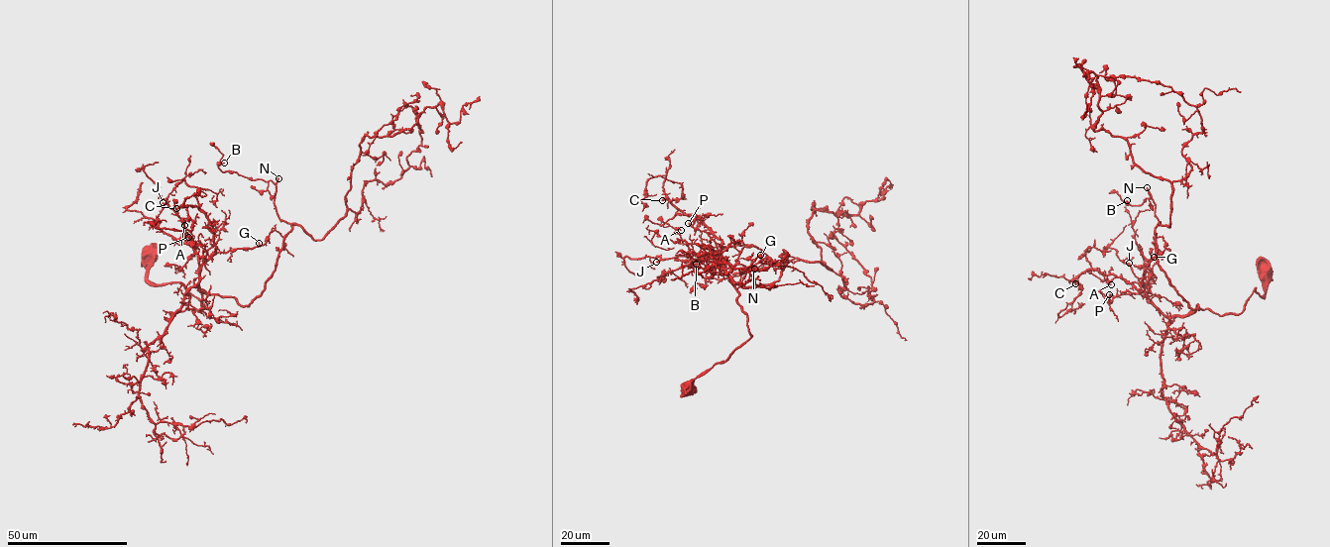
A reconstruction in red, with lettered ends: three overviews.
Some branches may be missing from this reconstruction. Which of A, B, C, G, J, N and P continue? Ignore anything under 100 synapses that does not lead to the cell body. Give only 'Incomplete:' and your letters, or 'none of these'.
Incomplete: C, N

